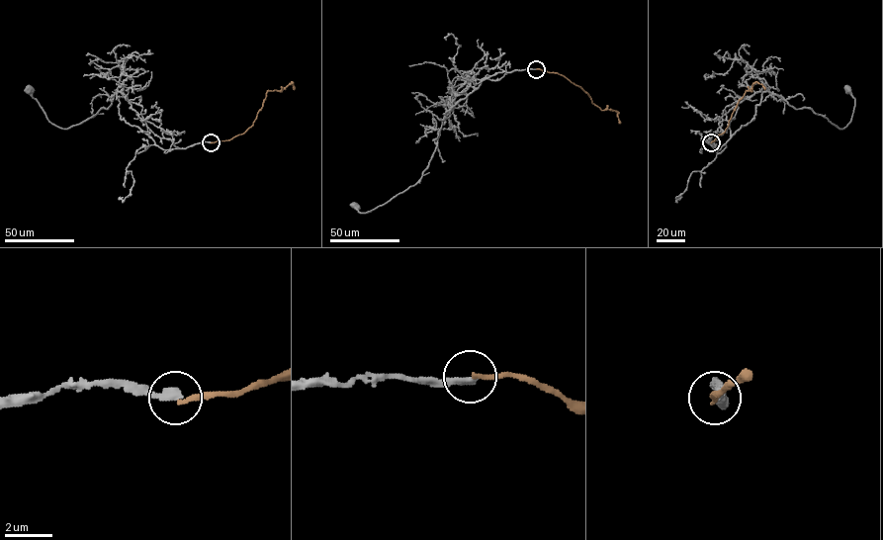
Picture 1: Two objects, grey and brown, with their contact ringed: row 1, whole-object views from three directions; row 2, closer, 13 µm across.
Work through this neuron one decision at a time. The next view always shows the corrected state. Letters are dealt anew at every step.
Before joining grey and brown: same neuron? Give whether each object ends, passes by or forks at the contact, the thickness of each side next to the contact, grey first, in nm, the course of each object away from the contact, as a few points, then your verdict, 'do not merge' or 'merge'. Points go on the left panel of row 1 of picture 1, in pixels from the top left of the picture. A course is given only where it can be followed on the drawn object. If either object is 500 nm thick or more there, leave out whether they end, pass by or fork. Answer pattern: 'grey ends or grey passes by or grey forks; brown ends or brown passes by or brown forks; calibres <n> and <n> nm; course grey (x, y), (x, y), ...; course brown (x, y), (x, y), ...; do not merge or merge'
grey ends; brown ends; calibres 340 and 190 nm; course grey (210, 142), (159, 147), (121, 119), (116, 91), (107, 109), (60, 128), (48, 121), (29, 89); course brown (211, 142), (242, 134), (252, 125), (268, 90), (281, 91), (291, 82), (294, 89); do not merge

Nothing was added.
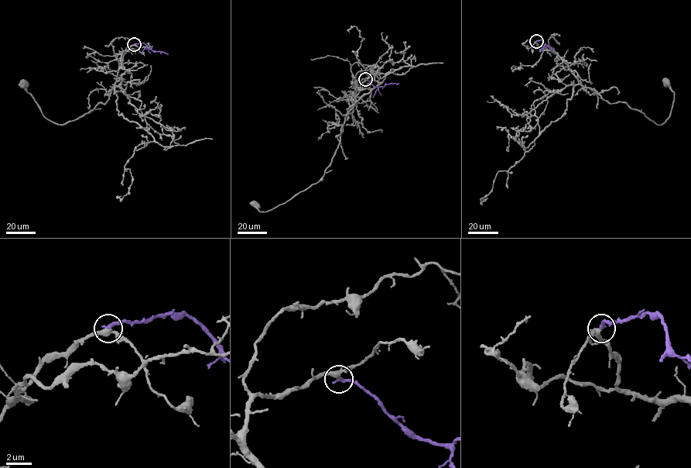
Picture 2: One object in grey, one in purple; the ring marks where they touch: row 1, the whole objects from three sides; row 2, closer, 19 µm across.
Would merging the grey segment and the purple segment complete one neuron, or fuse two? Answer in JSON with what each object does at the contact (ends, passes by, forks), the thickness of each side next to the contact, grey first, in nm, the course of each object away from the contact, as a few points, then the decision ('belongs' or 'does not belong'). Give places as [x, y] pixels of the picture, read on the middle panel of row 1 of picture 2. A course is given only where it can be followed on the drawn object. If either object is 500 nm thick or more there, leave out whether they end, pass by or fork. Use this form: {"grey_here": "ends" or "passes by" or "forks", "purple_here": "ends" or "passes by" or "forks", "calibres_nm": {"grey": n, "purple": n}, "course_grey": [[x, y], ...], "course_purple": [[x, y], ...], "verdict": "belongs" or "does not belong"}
{"grey_here": "passes by", "purple_here": "ends", "calibres_nm": {"grey": 340, "purple": 320}, "course_grey": [[365, 80], [355, 82], [340, 142], [323, 176], [271, 210], [260, 211], [254, 204]], "course_purple": [[365, 80], [375, 86], [398, 83]], "verdict": "belongs"}

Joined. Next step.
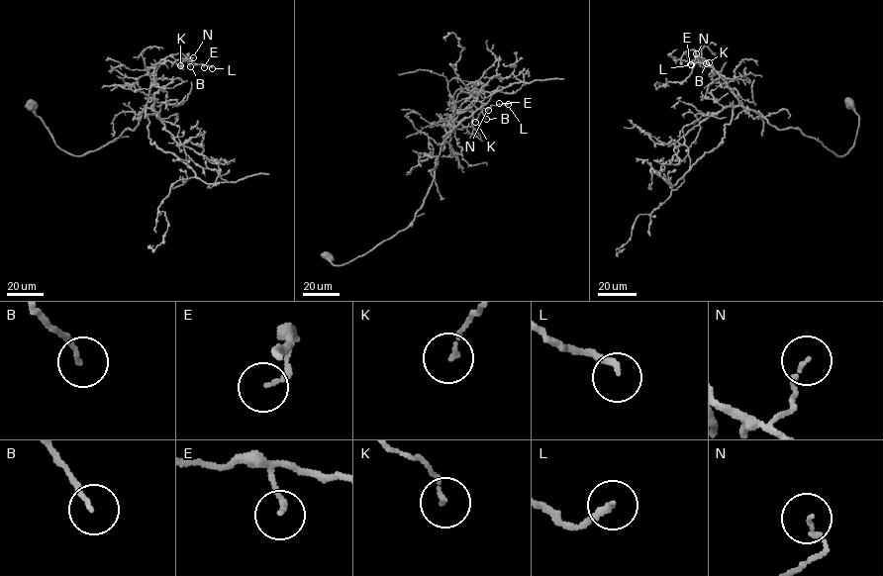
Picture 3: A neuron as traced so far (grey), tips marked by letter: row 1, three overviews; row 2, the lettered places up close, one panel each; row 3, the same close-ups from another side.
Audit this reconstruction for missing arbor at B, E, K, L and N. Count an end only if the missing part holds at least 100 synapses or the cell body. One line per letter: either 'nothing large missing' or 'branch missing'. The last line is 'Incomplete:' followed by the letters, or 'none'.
B: nothing large missing
E: nothing large missing
K: nothing large missing
L: nothing large missing
N: nothing large missing
Incomplete: none

